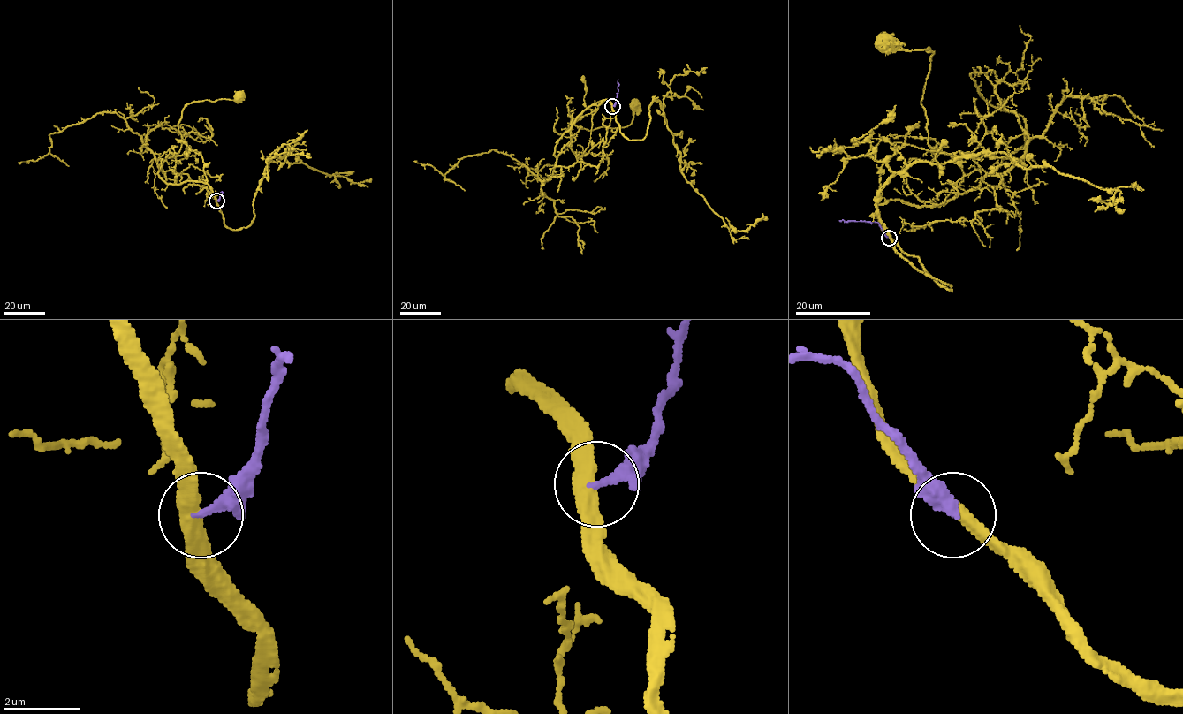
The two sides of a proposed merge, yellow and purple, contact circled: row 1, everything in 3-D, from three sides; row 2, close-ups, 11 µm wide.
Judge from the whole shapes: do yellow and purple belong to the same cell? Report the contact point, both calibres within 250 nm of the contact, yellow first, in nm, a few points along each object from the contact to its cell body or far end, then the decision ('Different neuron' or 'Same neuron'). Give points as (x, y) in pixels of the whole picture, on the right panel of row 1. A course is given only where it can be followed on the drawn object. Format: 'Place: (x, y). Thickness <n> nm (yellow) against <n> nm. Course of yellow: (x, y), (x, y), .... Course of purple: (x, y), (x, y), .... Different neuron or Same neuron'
Place: (889, 238). Thickness 360 nm (yellow) against 260 nm. Course of yellow: (888, 237), (878, 206), (941, 204), (963, 171), (928, 141), (922, 94), (934, 52), (888, 50), (884, 43). Course of purple: (888, 237), (877, 222), (839, 221). Different neuron

